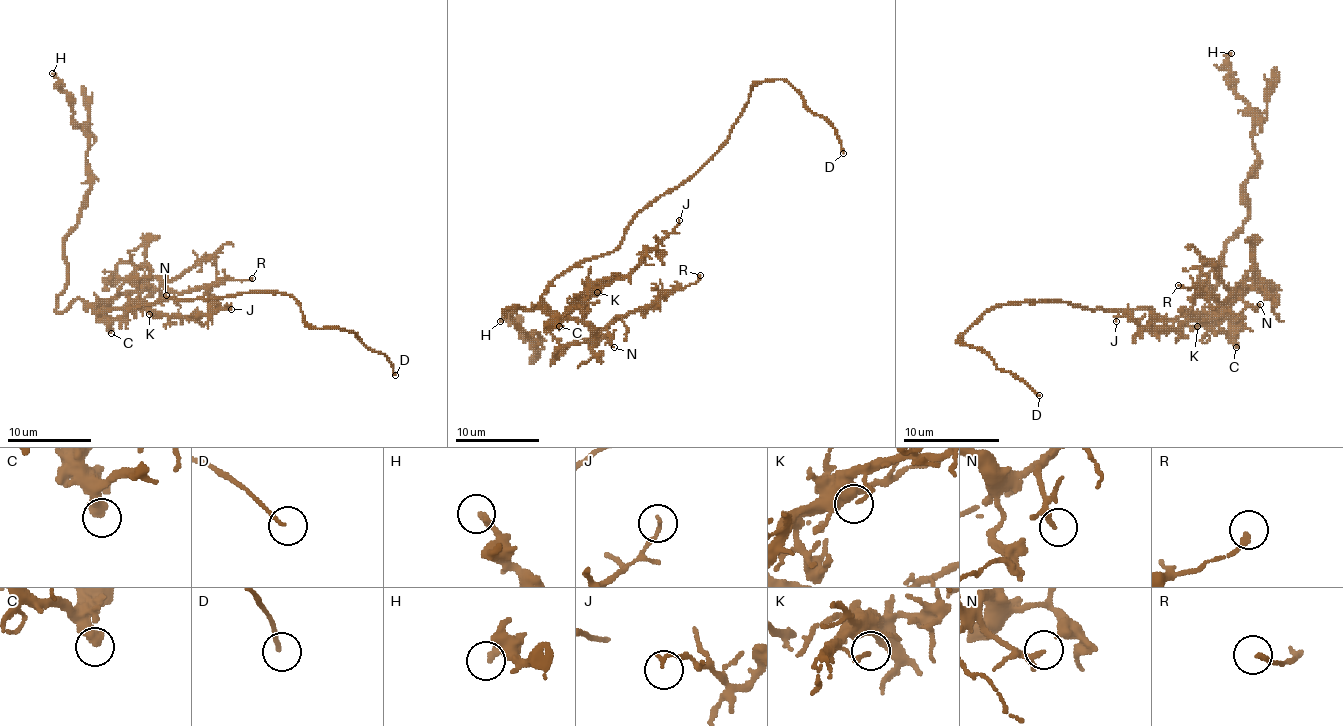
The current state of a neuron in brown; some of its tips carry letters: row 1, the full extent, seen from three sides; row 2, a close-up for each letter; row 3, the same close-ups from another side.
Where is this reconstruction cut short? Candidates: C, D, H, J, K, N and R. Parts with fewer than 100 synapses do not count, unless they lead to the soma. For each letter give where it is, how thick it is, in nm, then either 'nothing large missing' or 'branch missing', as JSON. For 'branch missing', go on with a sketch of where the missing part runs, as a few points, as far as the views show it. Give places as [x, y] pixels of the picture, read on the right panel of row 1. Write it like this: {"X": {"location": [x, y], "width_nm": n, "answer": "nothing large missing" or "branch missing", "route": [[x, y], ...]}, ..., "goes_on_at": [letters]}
{"C": {"location": [1236, 347], "width_nm": 440, "answer": "nothing large missing"}, "D": {"location": [1039, 395], "width_nm": 140, "answer": "branch missing"}, "H": {"location": [1231, 53], "width_nm": 260, "answer": "nothing large missing"}, "J": {"location": [1116, 321], "width_nm": 120, "answer": "nothing large missing"}, "K": {"location": [1197, 326], "width_nm": 150, "answer": "nothing large missing"}, "N": {"location": [1260, 304], "width_nm": 170, "answer": "nothing large missing"}, "R": {"location": [1178, 285], "width_nm": 190, "answer": "nothing large missing"}, "goes_on_at": ["D"]}

